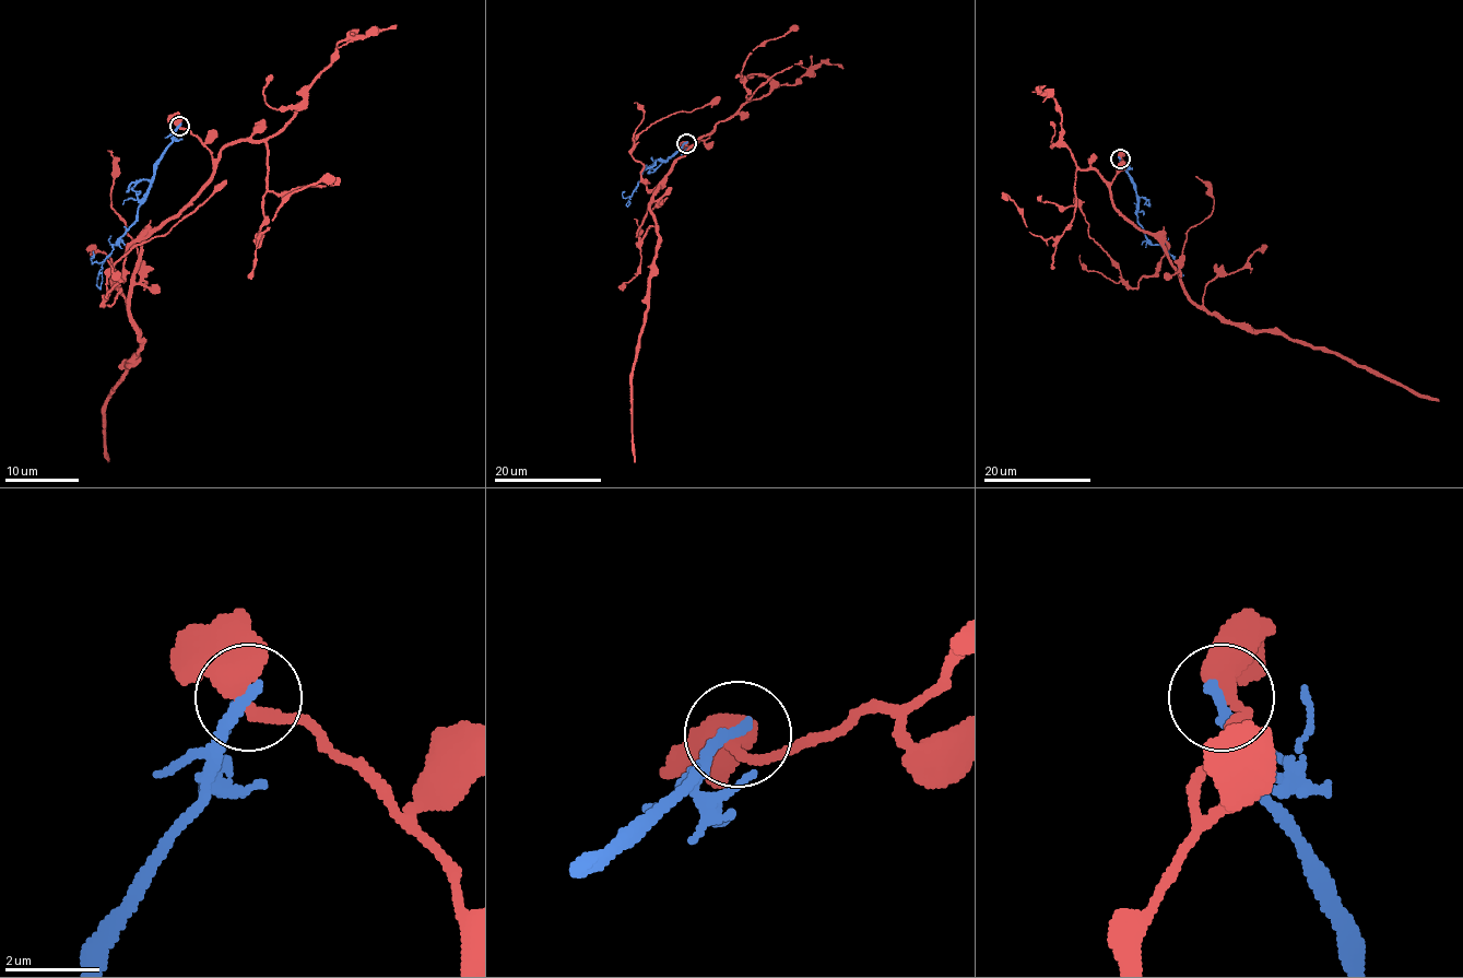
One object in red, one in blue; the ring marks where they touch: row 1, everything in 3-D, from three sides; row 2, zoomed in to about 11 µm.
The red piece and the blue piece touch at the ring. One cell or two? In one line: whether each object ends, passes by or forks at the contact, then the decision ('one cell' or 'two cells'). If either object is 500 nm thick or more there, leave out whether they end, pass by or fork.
red passes by | blue ends | two cells

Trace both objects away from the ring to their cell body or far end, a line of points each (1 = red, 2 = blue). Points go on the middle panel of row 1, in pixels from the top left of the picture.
1: (685, 143), (689, 146), (710, 134), (703, 136), (686, 151), (651, 198), (658, 247), (632, 380), (635, 461)
2: (686, 143), (665, 161), (656, 161), (652, 166), (646, 167), (628, 203)

